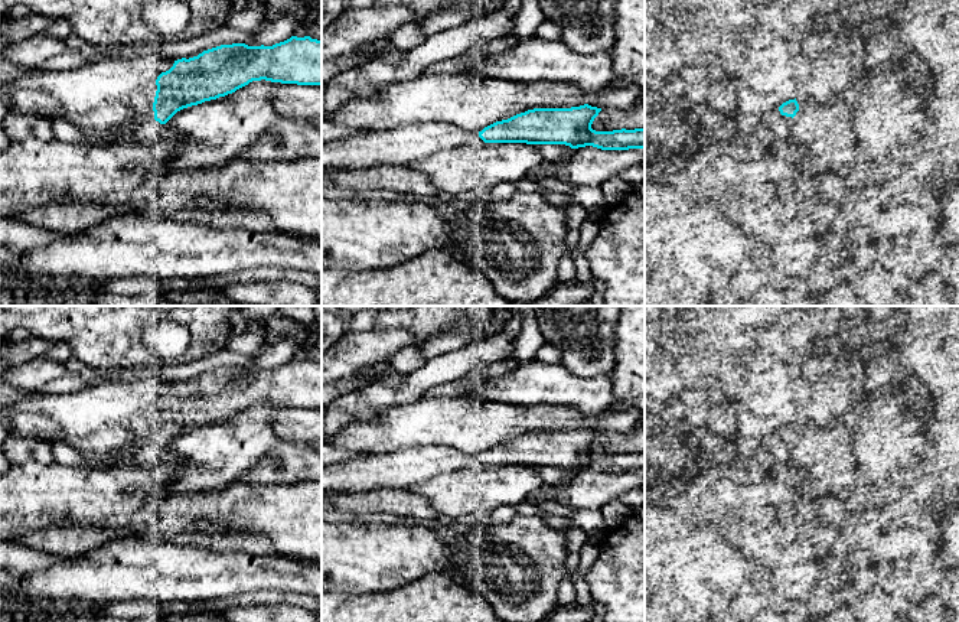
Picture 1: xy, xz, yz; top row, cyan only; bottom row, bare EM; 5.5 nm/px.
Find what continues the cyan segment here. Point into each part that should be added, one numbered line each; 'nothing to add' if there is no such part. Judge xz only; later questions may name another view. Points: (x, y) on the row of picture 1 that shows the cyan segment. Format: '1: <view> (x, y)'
1: xz (401, 145)

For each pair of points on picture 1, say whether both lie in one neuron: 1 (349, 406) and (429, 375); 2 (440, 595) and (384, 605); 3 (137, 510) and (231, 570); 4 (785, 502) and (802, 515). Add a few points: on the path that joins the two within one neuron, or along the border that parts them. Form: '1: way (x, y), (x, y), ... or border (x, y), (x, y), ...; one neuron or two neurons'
1: way (369, 401), (375, 397), (392, 397), (408, 391); one neuron
2: way (426, 605), (398, 605); one neuron
3: border (137, 536), (170, 540); two neurons
4: way (789, 505), (798, 513); one neuron

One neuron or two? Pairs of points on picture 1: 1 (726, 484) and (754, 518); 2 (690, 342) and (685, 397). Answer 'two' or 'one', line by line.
1: two
2: two

